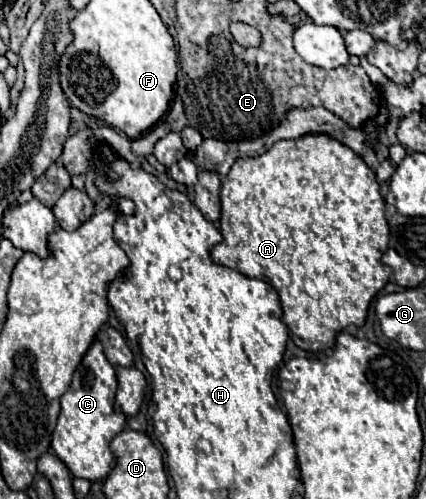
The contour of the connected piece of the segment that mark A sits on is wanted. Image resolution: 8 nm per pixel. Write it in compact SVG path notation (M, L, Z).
M308 133L298 139L274 143L266 153L238 159L222 179L220 189L222 243L214 245L210 259L246 277L264 279L278 291L282 321L304 351L324 351L334 345L336 333L348 325L364 325L372 297L388 283L390 267L382 263L390 229L376 173L350 147L330 135Z

